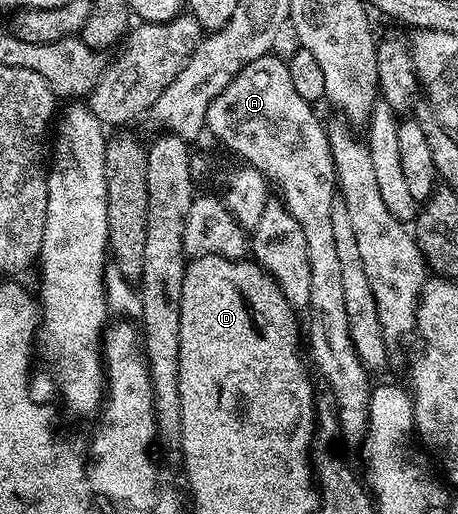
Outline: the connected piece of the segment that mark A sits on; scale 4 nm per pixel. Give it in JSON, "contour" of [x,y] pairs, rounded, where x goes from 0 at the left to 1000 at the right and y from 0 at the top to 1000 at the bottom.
{"contour":[[[598,103],[552,117],[552,125],[531,128],[526,140],[456,202],[450,259],[463,261],[487,284],[498,284],[513,300],[531,305],[537,321],[568,331],[594,356],[609,360],[607,383],[627,411],[657,436],[675,482],[675,591],[666,597],[666,665],[679,671],[677,702],[705,726],[714,741],[718,770],[731,784],[731,804],[740,809],[740,840],[747,858],[758,858],[775,872],[790,870],[801,844],[806,790],[814,743],[808,743],[801,714],[788,708],[771,677],[771,654],[762,646],[762,615],[753,607],[753,566],[745,554],[745,504],[736,498],[731,461],[727,461],[727,389],[736,383],[736,348],[723,282],[714,270],[714,247],[688,224],[690,208],[657,191],[640,171],[633,132],[616,113],[600,113]]]}

